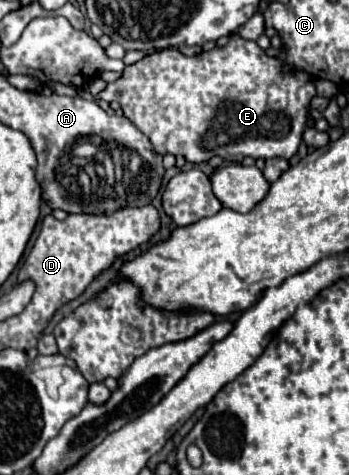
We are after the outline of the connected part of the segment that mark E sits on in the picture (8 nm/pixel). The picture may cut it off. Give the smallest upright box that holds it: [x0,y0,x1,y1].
[97,34,315,164]

